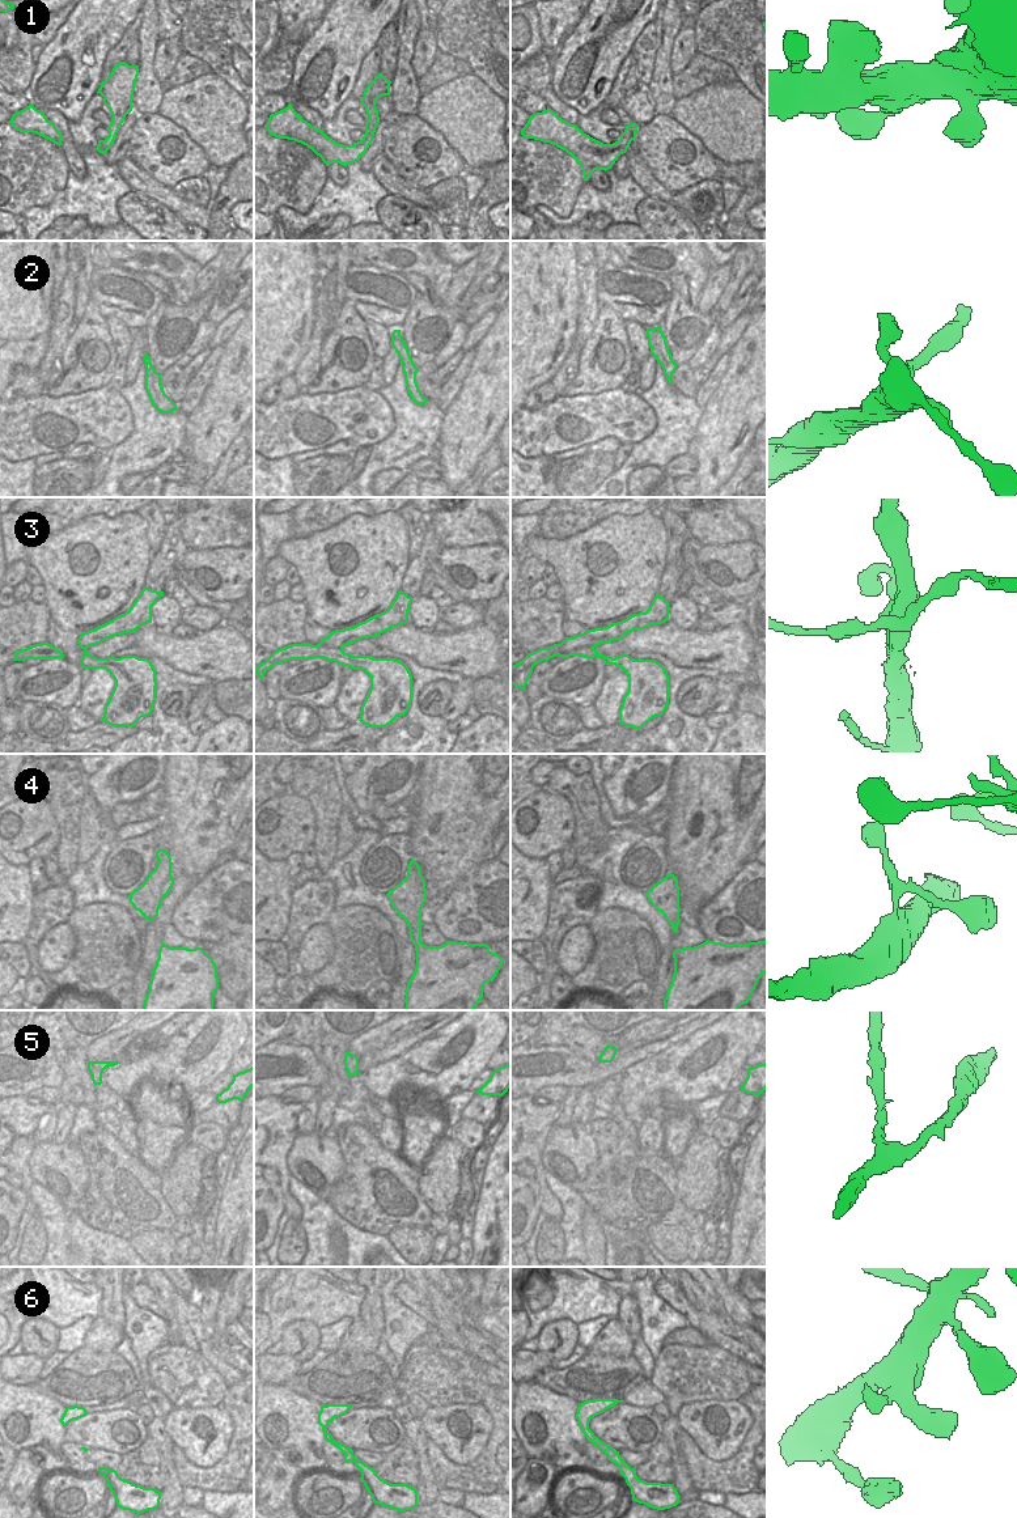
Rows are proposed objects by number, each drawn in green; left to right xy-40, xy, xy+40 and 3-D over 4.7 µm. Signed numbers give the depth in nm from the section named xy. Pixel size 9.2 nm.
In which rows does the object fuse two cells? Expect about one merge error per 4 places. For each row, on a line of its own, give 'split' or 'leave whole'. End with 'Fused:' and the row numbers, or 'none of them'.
1: leave whole
2: split
3: split
4: leave whole
5: leave whole
6: leave whole
Fused: 2, 3

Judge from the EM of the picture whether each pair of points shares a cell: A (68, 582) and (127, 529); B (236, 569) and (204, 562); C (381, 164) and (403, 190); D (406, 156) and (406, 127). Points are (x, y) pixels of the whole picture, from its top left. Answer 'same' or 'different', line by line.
A: same
B: same
C: same
D: same

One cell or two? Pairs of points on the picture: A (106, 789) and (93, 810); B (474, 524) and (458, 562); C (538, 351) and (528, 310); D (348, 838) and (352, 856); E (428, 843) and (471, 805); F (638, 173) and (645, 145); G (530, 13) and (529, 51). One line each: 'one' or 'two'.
A: two
B: two
C: one
D: two
E: one
F: two
G: one

